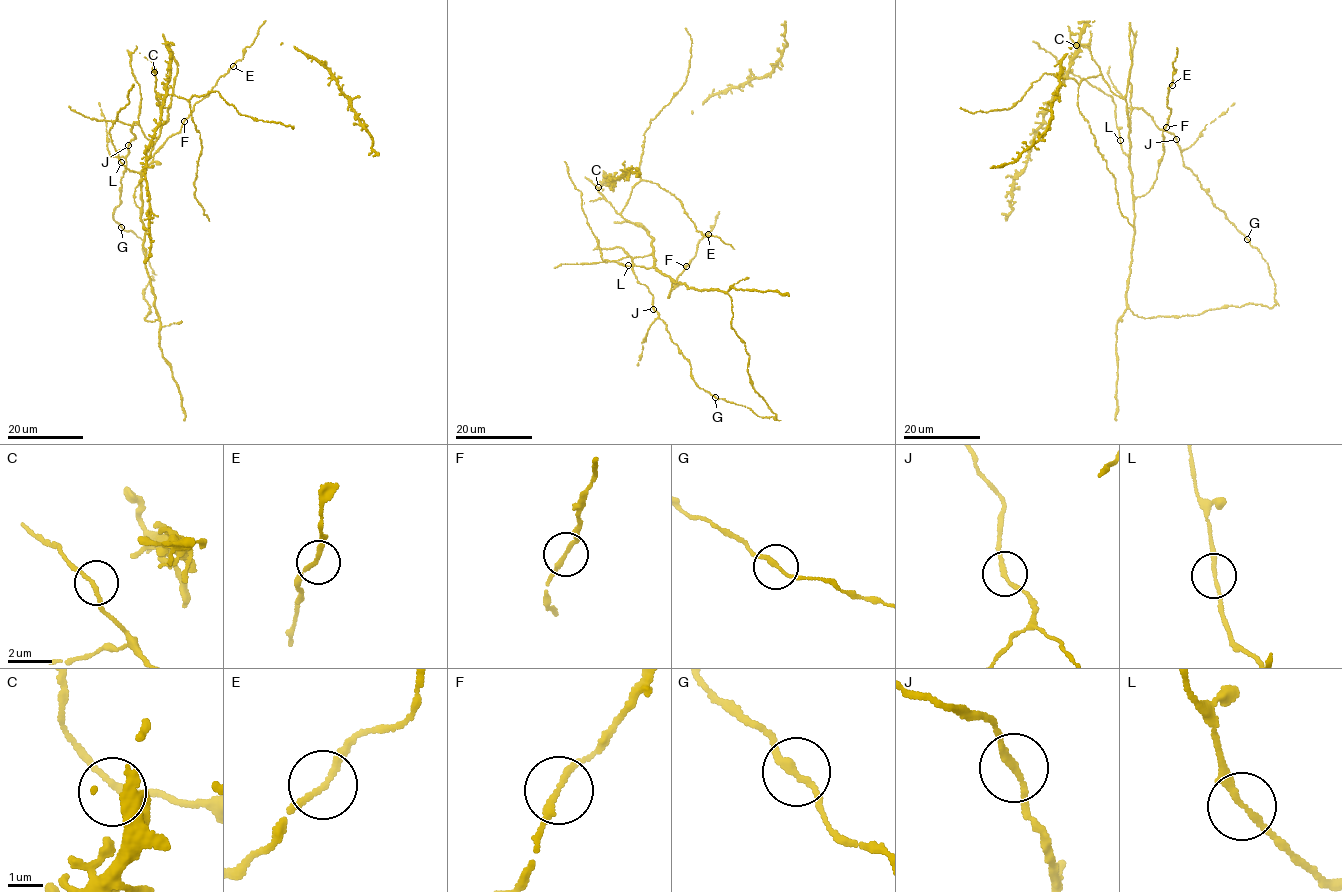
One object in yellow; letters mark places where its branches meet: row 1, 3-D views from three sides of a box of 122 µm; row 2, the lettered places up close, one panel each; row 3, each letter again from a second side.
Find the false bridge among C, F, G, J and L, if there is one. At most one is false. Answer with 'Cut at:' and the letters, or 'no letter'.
Cut at: no letter

